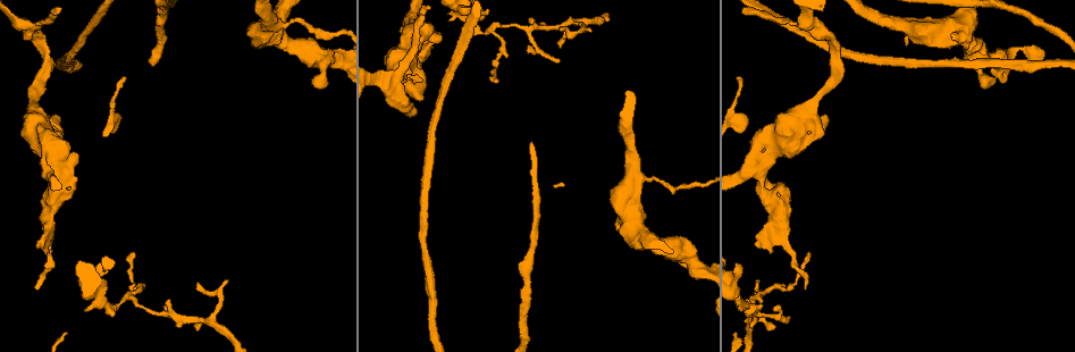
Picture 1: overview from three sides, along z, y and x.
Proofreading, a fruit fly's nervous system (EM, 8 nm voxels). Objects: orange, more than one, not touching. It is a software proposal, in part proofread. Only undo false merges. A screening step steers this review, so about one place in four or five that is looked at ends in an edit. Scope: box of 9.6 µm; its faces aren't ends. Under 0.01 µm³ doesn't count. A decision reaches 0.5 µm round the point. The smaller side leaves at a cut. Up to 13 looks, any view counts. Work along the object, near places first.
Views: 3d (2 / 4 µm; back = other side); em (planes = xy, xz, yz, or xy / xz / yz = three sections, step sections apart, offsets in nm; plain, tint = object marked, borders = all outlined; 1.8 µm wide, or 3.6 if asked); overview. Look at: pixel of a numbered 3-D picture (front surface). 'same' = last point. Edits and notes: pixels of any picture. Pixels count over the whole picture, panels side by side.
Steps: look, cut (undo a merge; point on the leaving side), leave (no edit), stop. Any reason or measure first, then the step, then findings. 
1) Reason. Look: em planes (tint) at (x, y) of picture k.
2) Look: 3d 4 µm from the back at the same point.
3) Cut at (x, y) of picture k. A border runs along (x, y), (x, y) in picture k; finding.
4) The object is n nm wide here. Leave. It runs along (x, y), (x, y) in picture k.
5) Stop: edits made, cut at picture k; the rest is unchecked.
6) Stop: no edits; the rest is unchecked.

Abrupt turn. Look: em xz step 4 (tint) at (113, 120) of picture 1.

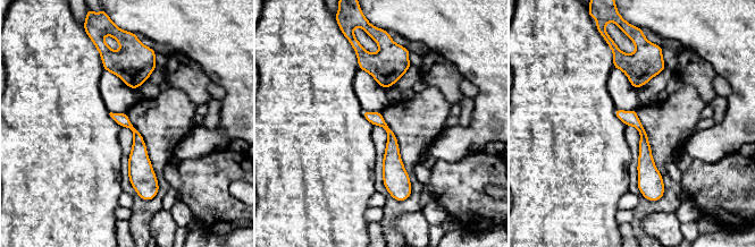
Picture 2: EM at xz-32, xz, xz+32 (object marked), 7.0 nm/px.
Look: em planes (tint) at the same point.

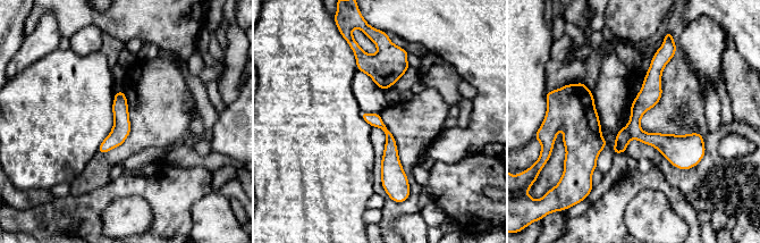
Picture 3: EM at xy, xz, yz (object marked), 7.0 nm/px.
Leave. It runs along (656, 59), (635, 127), (661, 142), (700, 140) in picture 3; all the same neuron.

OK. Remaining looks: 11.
Three-way junction. Look: em planes (tint) at (573, 21) of picture 1.

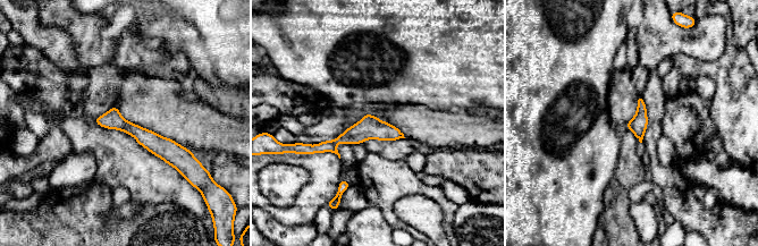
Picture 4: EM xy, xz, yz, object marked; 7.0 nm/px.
The object is 130 nm wide here. Leave. It runs along (99, 120), (116, 120), (182, 160) in picture 4; continuous, no second neuron.

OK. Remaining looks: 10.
Looks like a crossing. Look: em 3.6 µm planes (borders) at (773, 209) of picture 1.

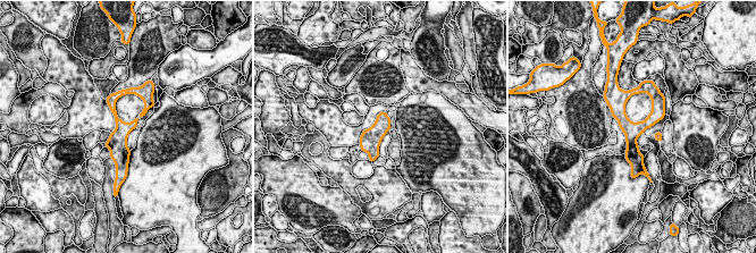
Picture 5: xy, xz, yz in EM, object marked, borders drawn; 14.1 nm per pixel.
The object is 220 nm wide here. Leave. It runs along (624, 97), (621, 117), (631, 131), (633, 160) in picture 5; one neuron here.

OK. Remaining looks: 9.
Thick turns thin. Look: em 3.6 µm planes (plain) at (815, 126) of picture 1.

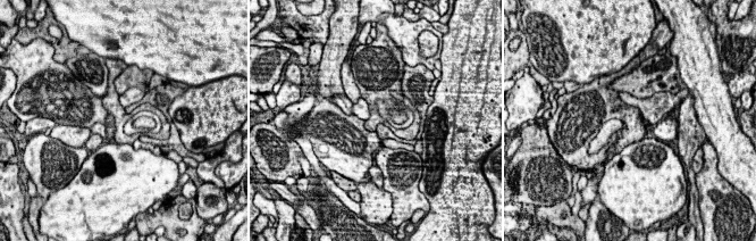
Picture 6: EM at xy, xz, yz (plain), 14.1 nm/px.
Where the object lies. Look: em 3.6 µm planes (tint) at the same point.

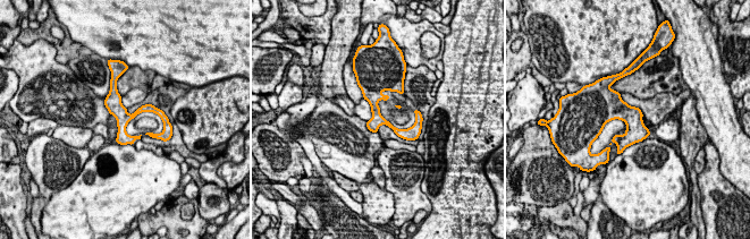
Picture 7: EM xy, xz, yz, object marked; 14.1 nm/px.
Leave. Continuous, no second neuron.

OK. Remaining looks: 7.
Look: 3d 2 µm at (391, 91) of picture 1.

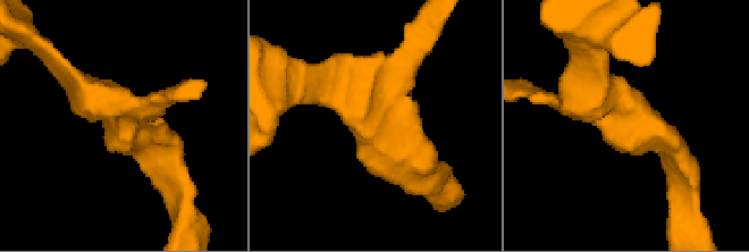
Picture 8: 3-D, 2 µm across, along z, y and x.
3 arms meet here; the arms are 160, 170, 220 nm wide. Look: em planes (tint) at (127, 122) of picture 8.

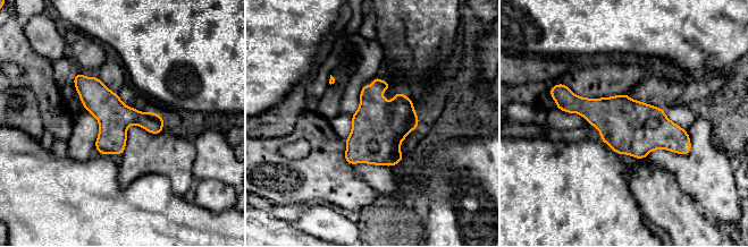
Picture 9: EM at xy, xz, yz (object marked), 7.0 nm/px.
Leave. It runs along (77, 77), (116, 116), (160, 126) in picture 9; all the same neuron.

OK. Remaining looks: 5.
Calibre changes. Look: em 3.6 µm xy step 4 (tint) at (635, 215) of picture 1.

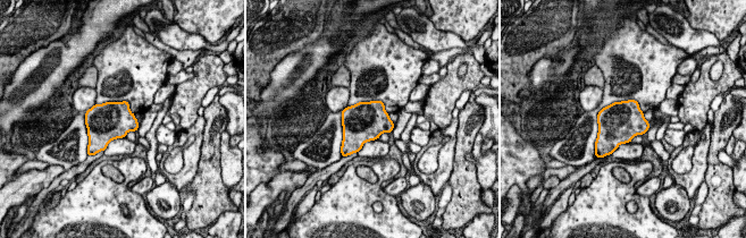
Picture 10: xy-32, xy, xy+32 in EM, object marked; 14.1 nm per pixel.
Leave. One neuron here.

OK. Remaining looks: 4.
Stop: no edits; the rest is unchecked.

